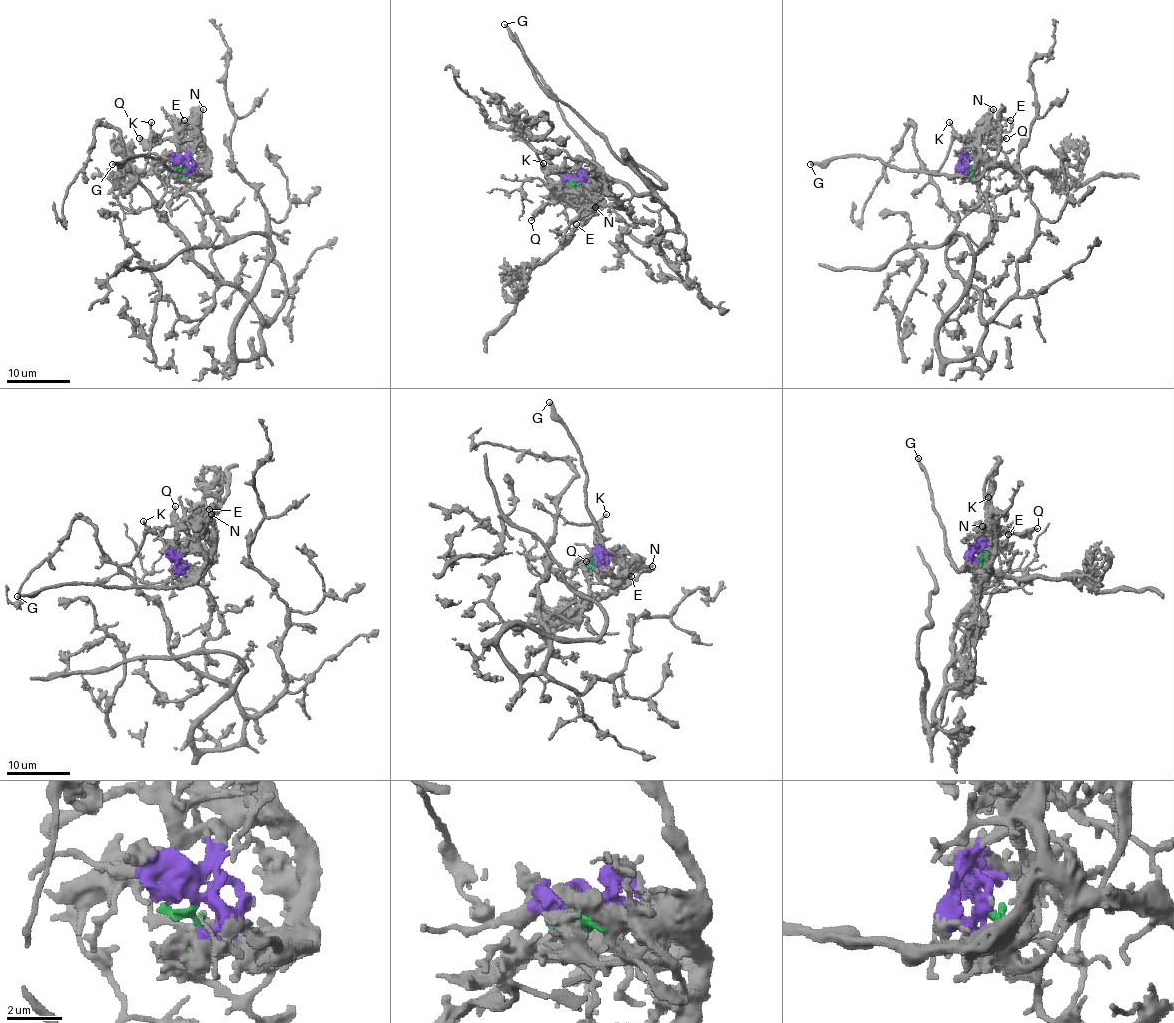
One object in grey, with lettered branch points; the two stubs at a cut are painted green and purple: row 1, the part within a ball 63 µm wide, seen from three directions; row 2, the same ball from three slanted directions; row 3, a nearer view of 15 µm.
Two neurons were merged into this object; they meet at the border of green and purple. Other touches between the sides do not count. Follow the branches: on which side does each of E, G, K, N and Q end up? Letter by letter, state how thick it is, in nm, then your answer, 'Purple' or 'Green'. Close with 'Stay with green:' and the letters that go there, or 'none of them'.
E: Thickness 200 nm. Purple
G: Thickness 280 nm. Purple
K: Thickness 130 nm. Green
N: Thickness 200 nm. Purple
Q: Thickness 240 nm. Purple
Stay with green: K

